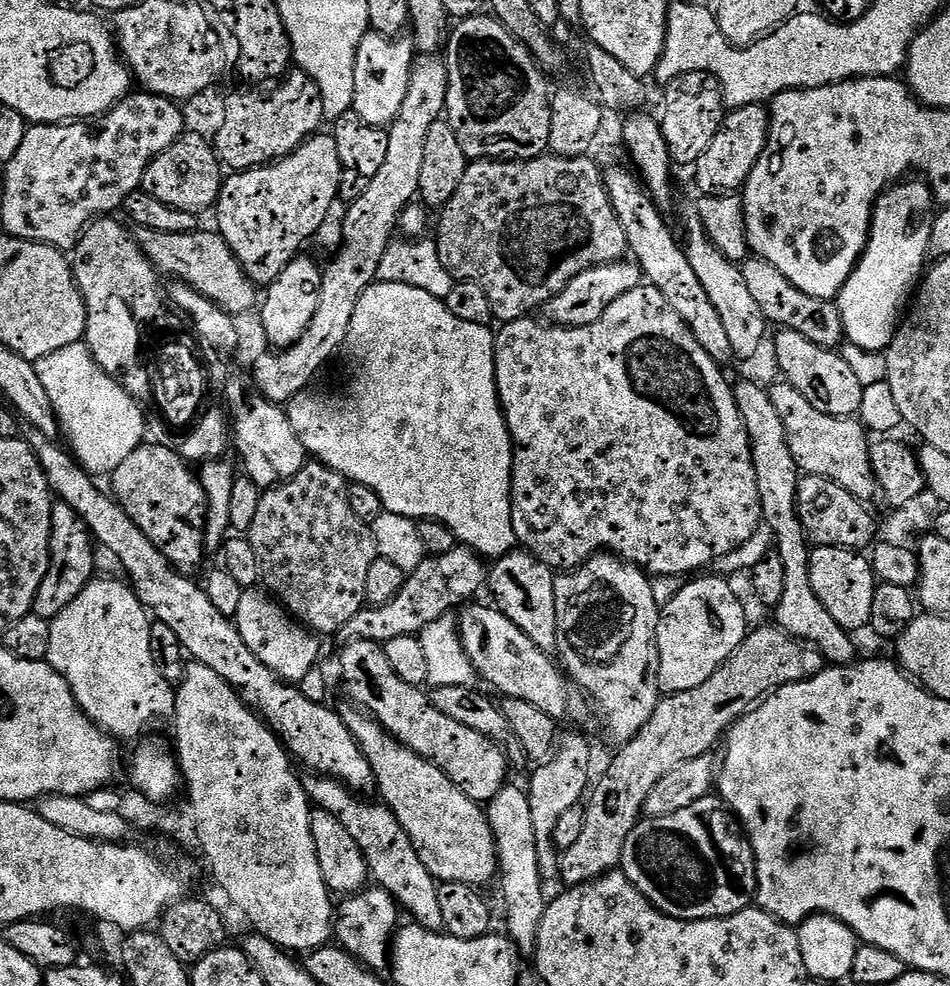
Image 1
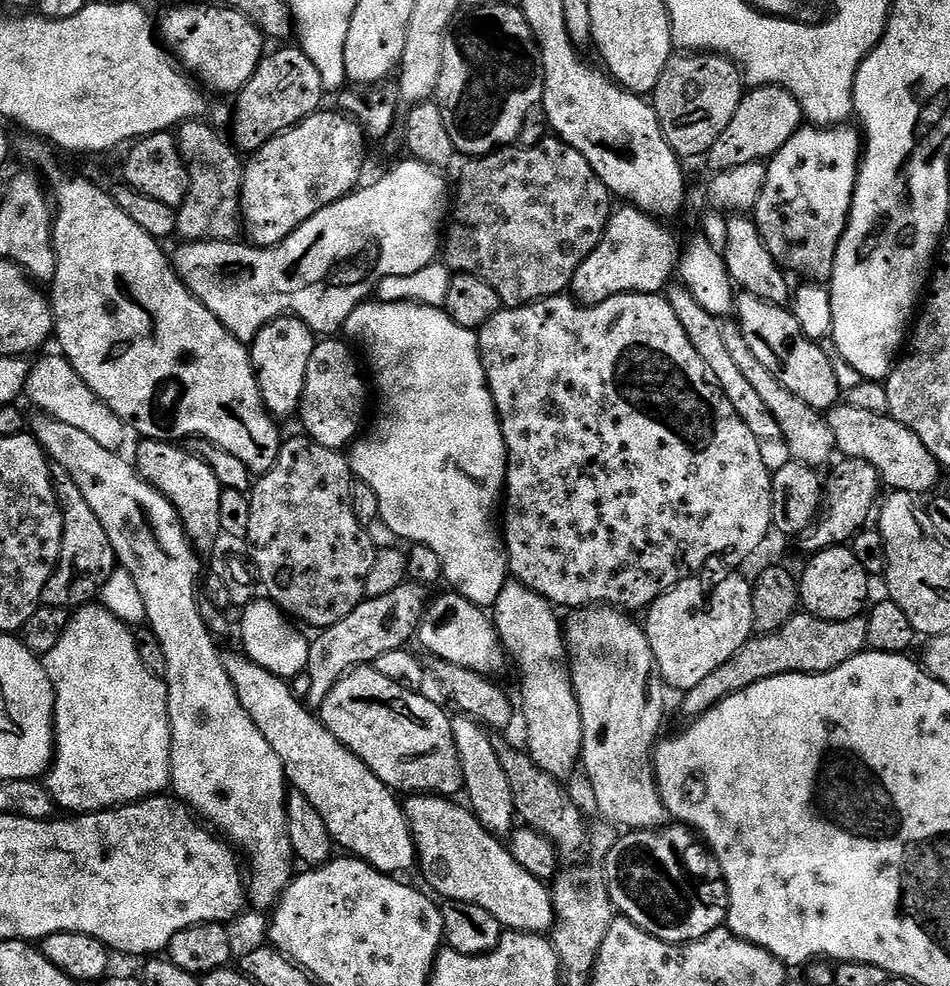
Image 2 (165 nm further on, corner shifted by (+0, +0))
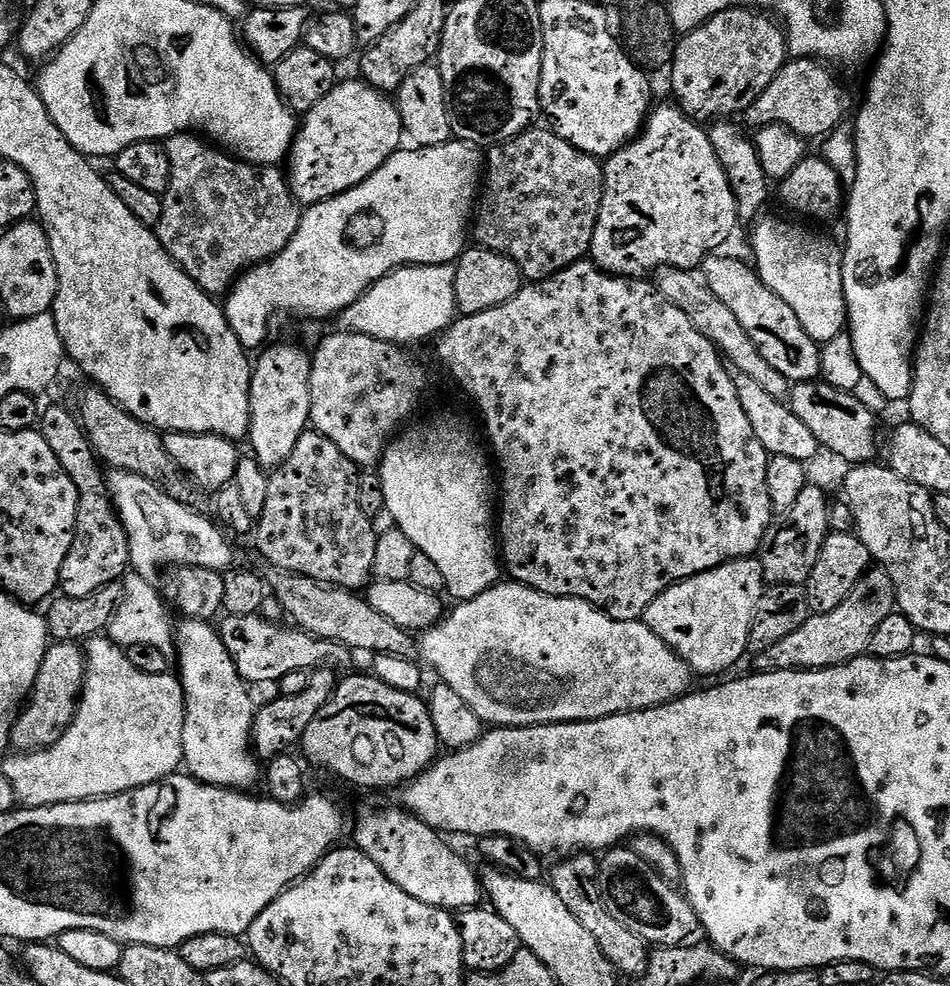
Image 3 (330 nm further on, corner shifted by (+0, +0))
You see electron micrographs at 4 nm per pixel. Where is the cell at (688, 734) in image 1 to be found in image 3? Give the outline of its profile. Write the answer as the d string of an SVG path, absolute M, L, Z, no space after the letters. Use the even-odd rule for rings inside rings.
M879 566L869 567L868 571L846 594L842 606L834 606L826 614L812 614L794 634L786 634L782 642L774 642L770 650L755 653L756 672L817 672L823 668L833 668L848 664L867 653L870 638L886 618L897 611L894 582Z

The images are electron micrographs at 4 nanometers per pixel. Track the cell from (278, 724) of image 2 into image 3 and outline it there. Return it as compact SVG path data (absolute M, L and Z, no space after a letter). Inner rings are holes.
M403 807L396 808L376 808L373 812L368 812L365 816L360 816L356 820L356 840L355 847L359 848L394 886L406 890L410 898L418 898L418 902L426 902L426 906L435 908L445 908L447 912L459 914L466 908L477 907L482 900L482 880L476 872L447 844L445 837L431 828L426 822L422 822L411 812Z

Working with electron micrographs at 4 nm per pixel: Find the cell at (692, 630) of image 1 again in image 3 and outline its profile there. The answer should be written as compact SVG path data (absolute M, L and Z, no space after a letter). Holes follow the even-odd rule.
M759 559L731 560L729 564L686 578L658 594L645 610L642 623L658 634L670 650L677 652L693 673L716 676L746 656L754 610L765 587Z

